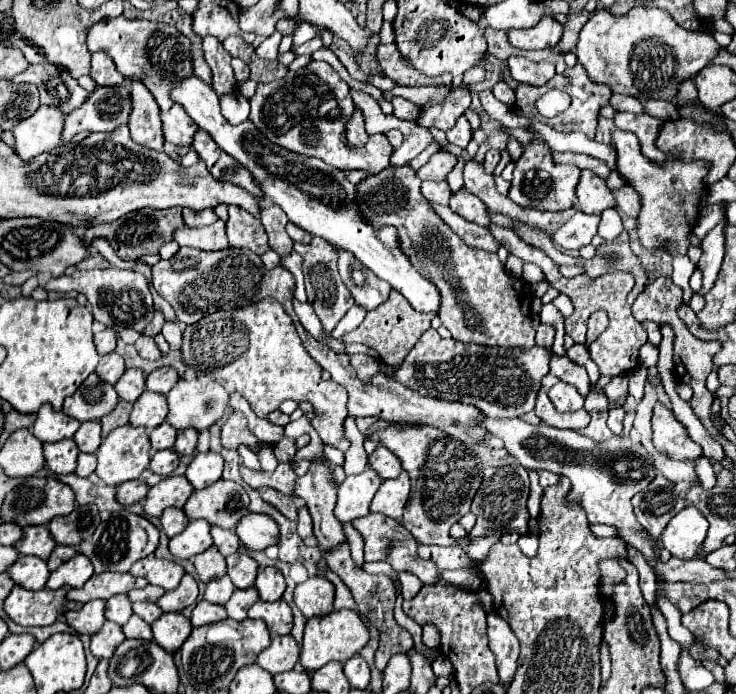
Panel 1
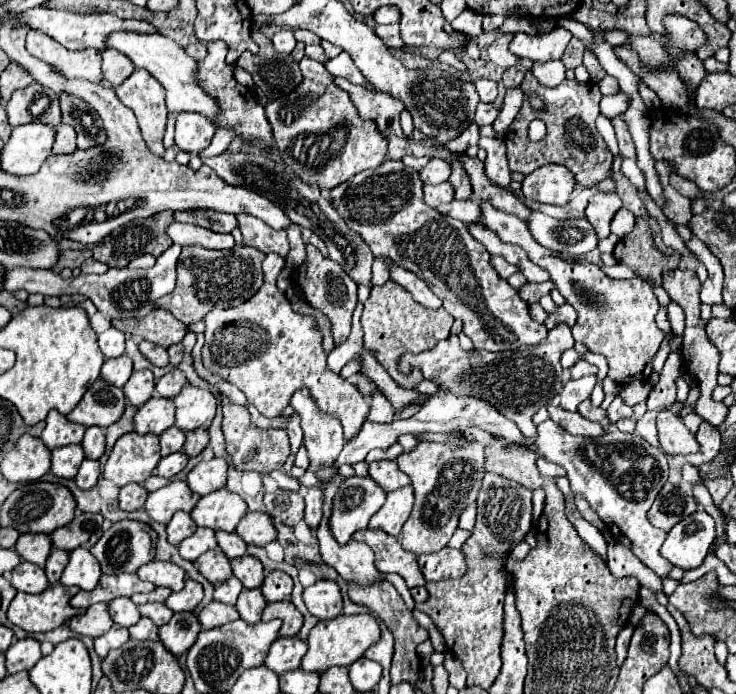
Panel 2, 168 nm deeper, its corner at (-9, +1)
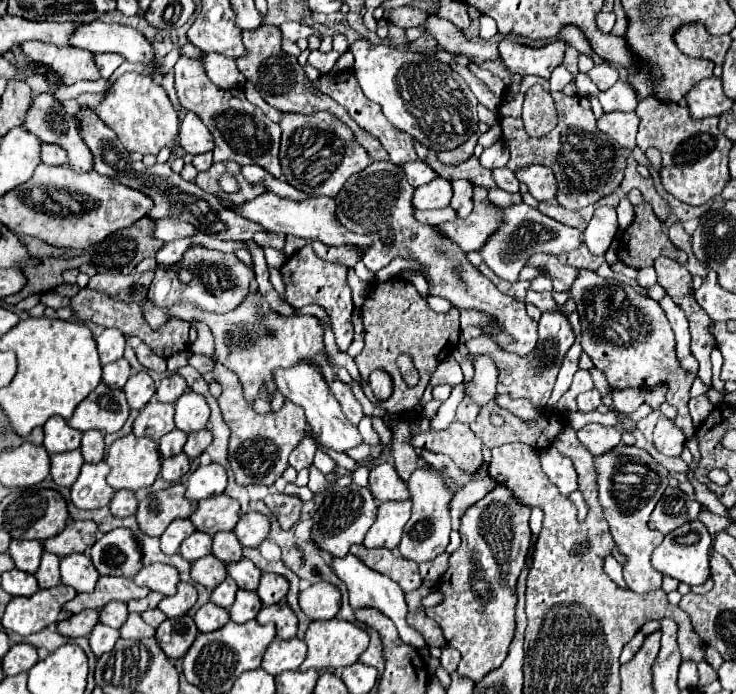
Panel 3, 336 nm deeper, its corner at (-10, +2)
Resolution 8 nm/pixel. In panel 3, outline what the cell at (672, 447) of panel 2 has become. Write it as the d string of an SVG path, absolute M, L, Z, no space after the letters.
M659 418L655 432L653 432L653 444L655 448L665 454L665 456L681 456L683 452L683 444L685 444L685 436L683 430L677 428L673 424L673 420L669 418Z

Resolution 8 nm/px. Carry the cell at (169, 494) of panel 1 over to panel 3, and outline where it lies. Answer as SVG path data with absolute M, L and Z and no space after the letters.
M173 484L167 490L147 494L137 508L139 528L149 536L161 536L175 518L189 518L197 510L197 502L185 498L185 486Z

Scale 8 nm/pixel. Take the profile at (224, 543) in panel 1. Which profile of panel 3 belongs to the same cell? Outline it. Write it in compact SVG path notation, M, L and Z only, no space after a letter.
M217 532L213 536L213 554L221 562L229 564L229 562L241 560L243 558L241 550L243 550L243 546L239 544L239 540L237 540L237 536L233 532Z

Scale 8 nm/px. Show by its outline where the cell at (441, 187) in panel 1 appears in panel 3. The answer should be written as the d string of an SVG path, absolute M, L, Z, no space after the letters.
M435 178L431 184L419 186L413 196L413 206L417 210L429 210L429 208L445 208L451 202L451 184L445 178Z

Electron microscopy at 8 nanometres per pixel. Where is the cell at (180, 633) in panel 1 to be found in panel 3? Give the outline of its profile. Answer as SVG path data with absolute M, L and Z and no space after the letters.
M183 614L179 618L165 620L157 628L155 640L171 660L177 660L177 658L183 658L185 652L191 648L197 632L199 630L195 620L189 614Z

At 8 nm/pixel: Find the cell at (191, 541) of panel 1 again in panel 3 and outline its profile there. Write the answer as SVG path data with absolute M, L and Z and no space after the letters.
M193 532L189 538L183 540L179 552L185 560L195 562L195 560L211 554L211 536L205 532Z

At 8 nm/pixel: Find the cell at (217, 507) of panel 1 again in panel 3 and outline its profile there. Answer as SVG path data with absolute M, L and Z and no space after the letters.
M219 494L201 500L199 508L191 516L191 522L195 524L197 530L213 536L219 530L227 532L233 530L235 524L239 522L239 514L241 514L239 502L227 494Z

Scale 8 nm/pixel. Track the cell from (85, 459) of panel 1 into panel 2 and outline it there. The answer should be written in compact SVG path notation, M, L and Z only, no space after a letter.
M86 459L86 461L82 461L80 471L78 471L78 475L76 475L74 481L76 481L76 485L78 485L80 489L88 491L88 489L96 487L100 473L102 473L102 471L100 471L100 463L98 463L98 461L90 461L90 459Z

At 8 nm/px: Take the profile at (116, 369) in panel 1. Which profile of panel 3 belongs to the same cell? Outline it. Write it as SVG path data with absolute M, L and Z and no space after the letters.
M125 358L103 366L103 382L111 388L123 388L131 376L131 366Z

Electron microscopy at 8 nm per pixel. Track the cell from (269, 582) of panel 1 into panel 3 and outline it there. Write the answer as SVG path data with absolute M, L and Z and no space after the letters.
M263 574L257 594L263 604L279 604L285 600L289 590L289 580L279 574Z

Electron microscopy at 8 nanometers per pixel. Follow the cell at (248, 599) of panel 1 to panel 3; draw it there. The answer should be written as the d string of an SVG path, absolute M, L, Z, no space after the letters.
M239 590L233 606L229 608L231 620L233 620L233 622L239 622L239 624L249 622L249 620L253 620L253 618L259 614L259 608L261 608L261 606L263 606L263 604L261 604L257 592Z

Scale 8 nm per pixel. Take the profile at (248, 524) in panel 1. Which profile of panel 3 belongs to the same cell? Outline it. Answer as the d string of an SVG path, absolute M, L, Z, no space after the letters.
M261 512L243 514L241 520L237 522L237 526L233 528L241 546L251 546L251 548L259 546L269 536L269 530L271 530L271 522Z

